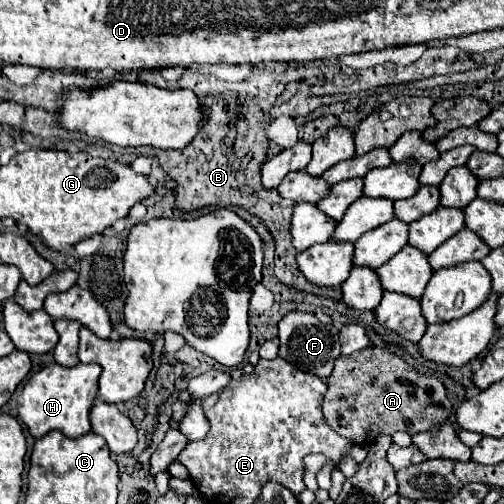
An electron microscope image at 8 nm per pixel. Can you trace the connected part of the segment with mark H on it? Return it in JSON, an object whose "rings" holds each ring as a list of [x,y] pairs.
{"rings":[[[49,364],[33,374],[23,392],[17,398],[19,418],[27,424],[33,438],[41,438],[51,430],[59,430],[69,438],[79,438],[91,432],[89,410],[97,398],[99,364],[77,364],[75,368],[63,368],[61,364]]]}

